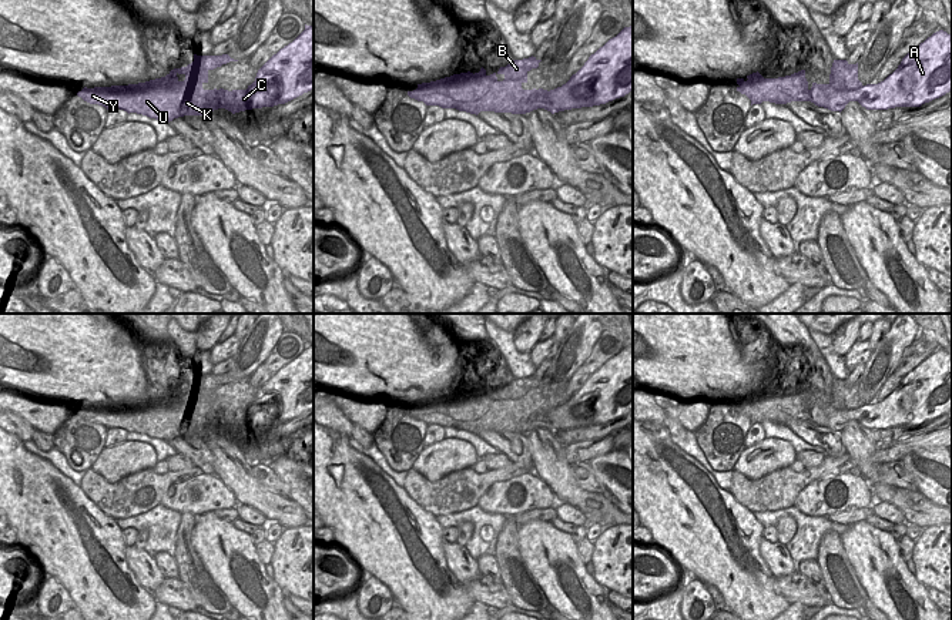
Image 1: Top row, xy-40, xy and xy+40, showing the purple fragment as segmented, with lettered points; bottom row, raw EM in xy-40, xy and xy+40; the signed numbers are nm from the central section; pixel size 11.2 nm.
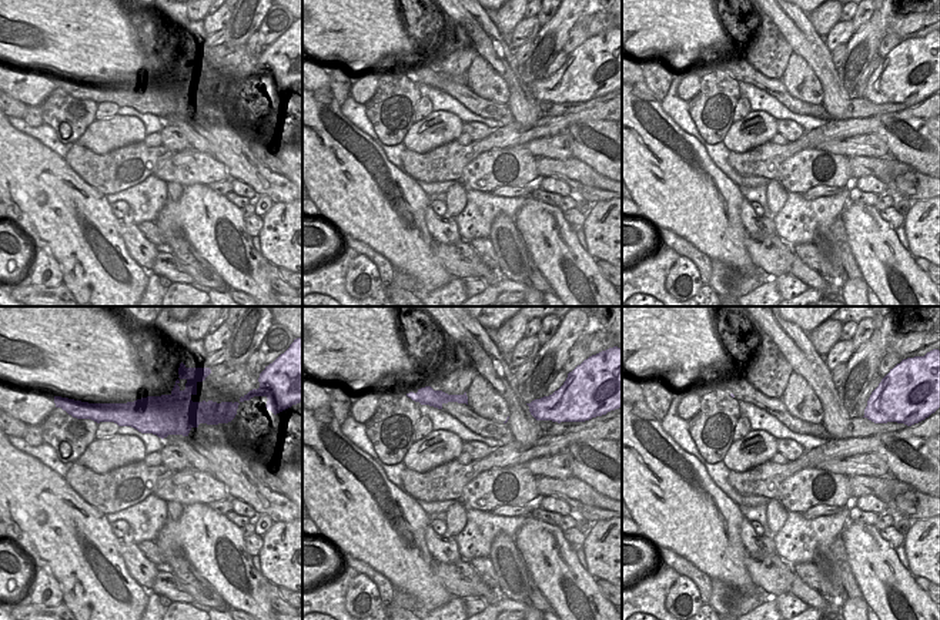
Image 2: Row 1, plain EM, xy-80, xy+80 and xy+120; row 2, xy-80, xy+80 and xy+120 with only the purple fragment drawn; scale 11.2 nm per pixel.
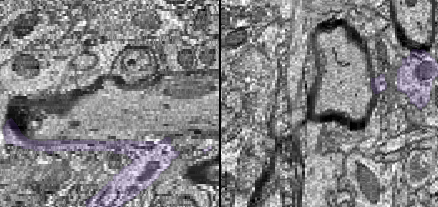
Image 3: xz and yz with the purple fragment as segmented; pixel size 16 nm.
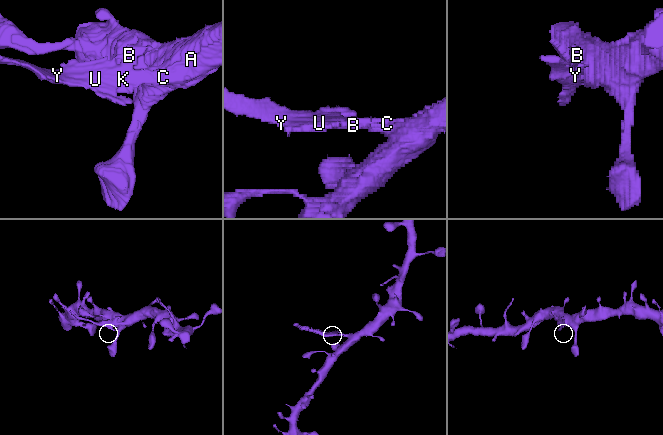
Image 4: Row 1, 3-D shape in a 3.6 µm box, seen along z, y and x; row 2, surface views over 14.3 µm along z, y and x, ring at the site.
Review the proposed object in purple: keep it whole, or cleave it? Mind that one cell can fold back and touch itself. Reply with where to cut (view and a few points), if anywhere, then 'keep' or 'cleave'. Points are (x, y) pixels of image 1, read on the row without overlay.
xy+40 (877, 404), (877, 416), (867, 428) | cleave

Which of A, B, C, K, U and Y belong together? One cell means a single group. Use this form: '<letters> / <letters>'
A C / B K U Y

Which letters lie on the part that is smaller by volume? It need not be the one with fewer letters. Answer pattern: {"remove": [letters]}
{"remove": ["B", "K", "U", "Y"]}

